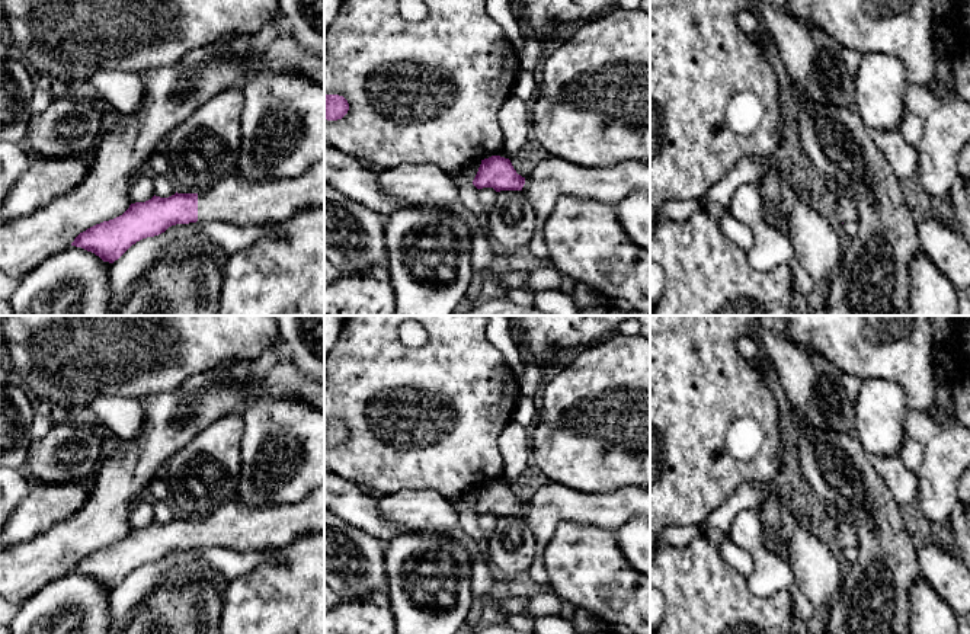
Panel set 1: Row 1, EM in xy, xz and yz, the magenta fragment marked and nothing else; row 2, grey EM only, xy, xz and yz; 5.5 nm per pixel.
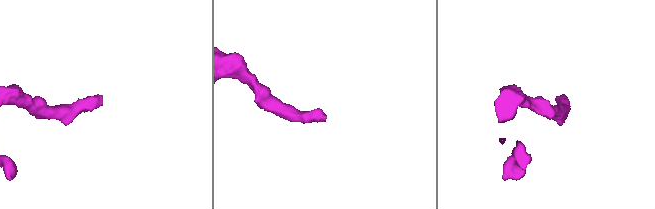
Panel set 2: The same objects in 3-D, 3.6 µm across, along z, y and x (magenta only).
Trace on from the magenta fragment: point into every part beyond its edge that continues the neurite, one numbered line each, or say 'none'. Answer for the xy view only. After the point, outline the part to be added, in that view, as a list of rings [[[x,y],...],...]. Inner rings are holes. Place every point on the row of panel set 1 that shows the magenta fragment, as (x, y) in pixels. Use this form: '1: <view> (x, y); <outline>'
1: xy (233, 201); [[[324,158],[295,177],[249,183],[228,176],[198,193],[198,221],[224,222],[236,227],[286,222],[302,209],[324,208]]]

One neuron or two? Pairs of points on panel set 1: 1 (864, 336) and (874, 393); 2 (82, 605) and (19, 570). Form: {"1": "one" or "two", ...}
{"1": "two", "2": "two"}

